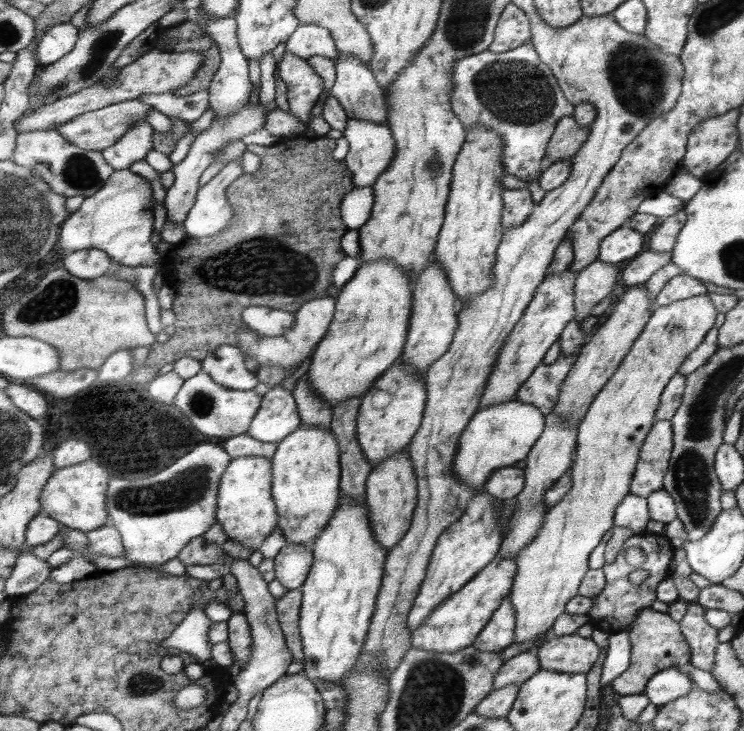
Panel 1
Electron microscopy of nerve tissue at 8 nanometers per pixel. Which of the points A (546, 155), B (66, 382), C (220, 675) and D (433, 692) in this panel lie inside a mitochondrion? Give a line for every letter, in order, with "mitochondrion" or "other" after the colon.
A: other
B: other
C: other
D: mitochondrion

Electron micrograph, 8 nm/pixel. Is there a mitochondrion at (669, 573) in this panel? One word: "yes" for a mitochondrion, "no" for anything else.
no

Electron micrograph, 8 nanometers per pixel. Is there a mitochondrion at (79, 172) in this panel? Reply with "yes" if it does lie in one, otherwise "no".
yes

